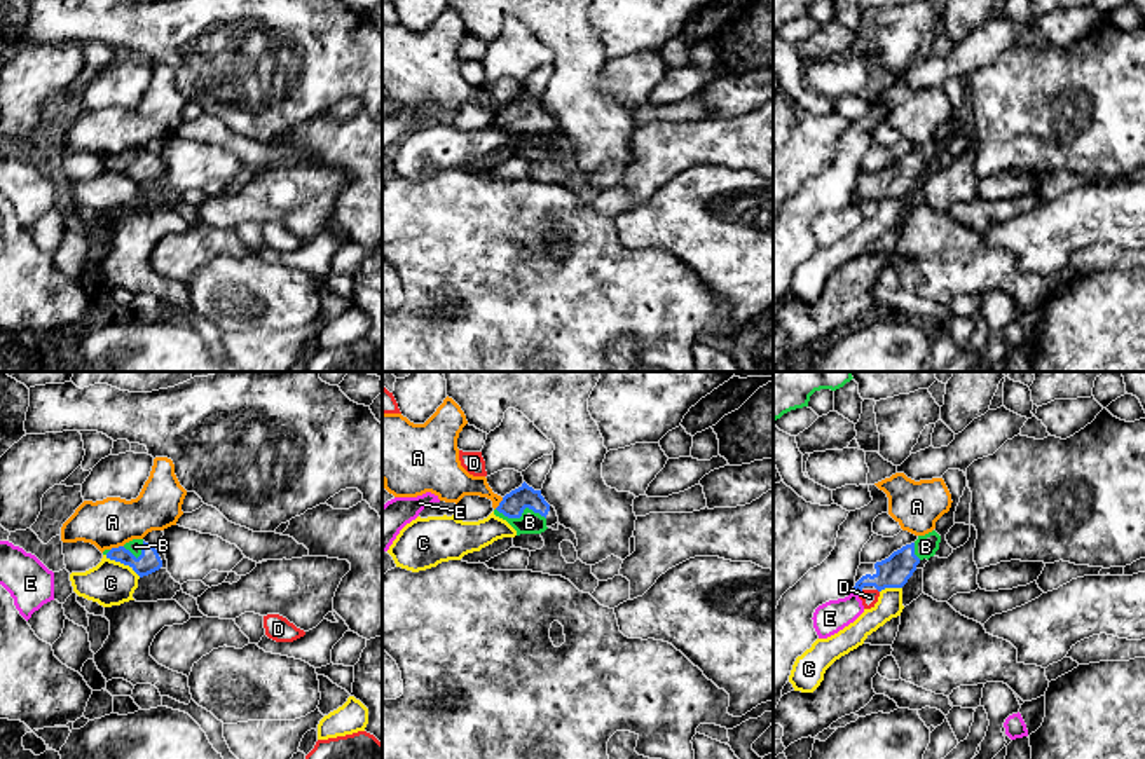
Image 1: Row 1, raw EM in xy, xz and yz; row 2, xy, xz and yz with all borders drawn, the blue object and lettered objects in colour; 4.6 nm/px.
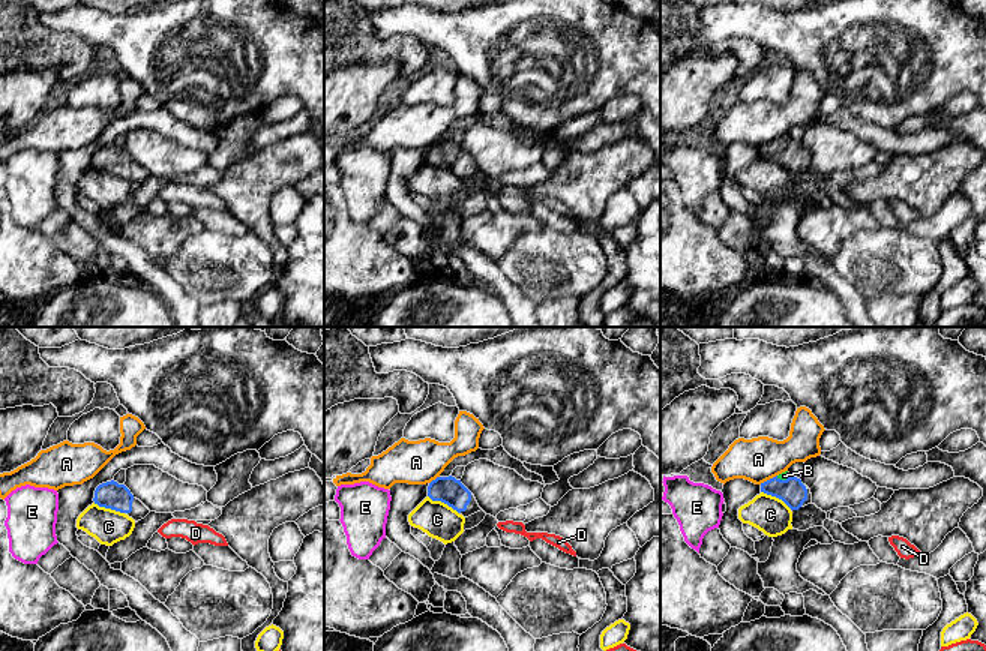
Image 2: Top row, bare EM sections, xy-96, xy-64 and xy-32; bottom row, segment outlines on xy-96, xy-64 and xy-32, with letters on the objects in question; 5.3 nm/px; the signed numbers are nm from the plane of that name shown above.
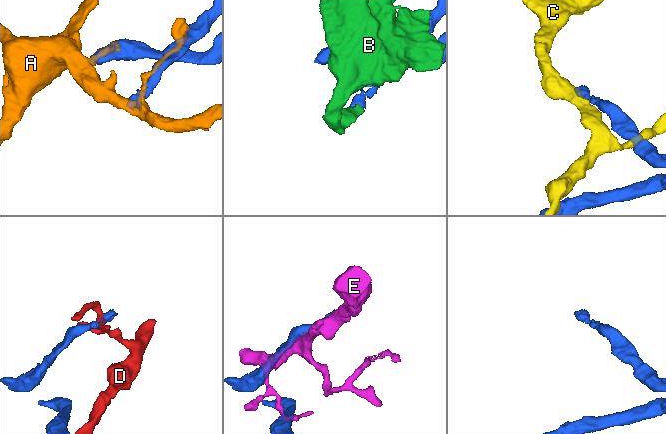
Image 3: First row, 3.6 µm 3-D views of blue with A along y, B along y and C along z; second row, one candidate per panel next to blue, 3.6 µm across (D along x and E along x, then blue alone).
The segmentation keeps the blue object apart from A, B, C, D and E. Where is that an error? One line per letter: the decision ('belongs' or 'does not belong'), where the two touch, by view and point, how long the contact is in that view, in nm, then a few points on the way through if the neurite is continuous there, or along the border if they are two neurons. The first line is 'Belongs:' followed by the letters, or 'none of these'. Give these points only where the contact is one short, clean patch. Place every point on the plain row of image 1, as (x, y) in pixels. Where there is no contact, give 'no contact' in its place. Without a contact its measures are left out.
Belongs: B
A: does not belong; contact xy (116, 157); length 70 nm
B: belongs; contact xz (521, 123); length 240 nm; way xz (514, 112), (521, 123), (529, 131)
C: does not belong; contact xy (123, 171); length 190 nm; border xy (105, 164), (126, 173), (140, 185)
D: does not belong; contact yz (859, 201); length 40 nm; border yz (863, 199), (857, 203)
E: does not belong; contact yz (856, 201); length 30 nm

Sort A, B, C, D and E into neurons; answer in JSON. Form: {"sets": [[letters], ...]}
{"sets": [["A"], ["B"], ["C"], ["D"], ["E"]]}

